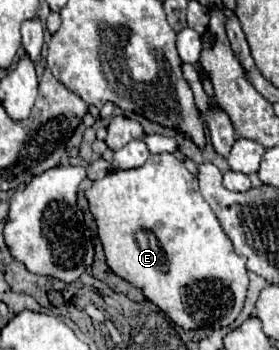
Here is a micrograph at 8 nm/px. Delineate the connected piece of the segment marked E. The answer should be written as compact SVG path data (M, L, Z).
M151 154L141 168L115 170L103 180L93 182L85 196L99 228L107 264L117 276L141 288L147 300L157 304L177 326L185 330L217 330L235 322L241 314L249 288L245 258L235 254L221 222L203 200L197 180L175 154Z

